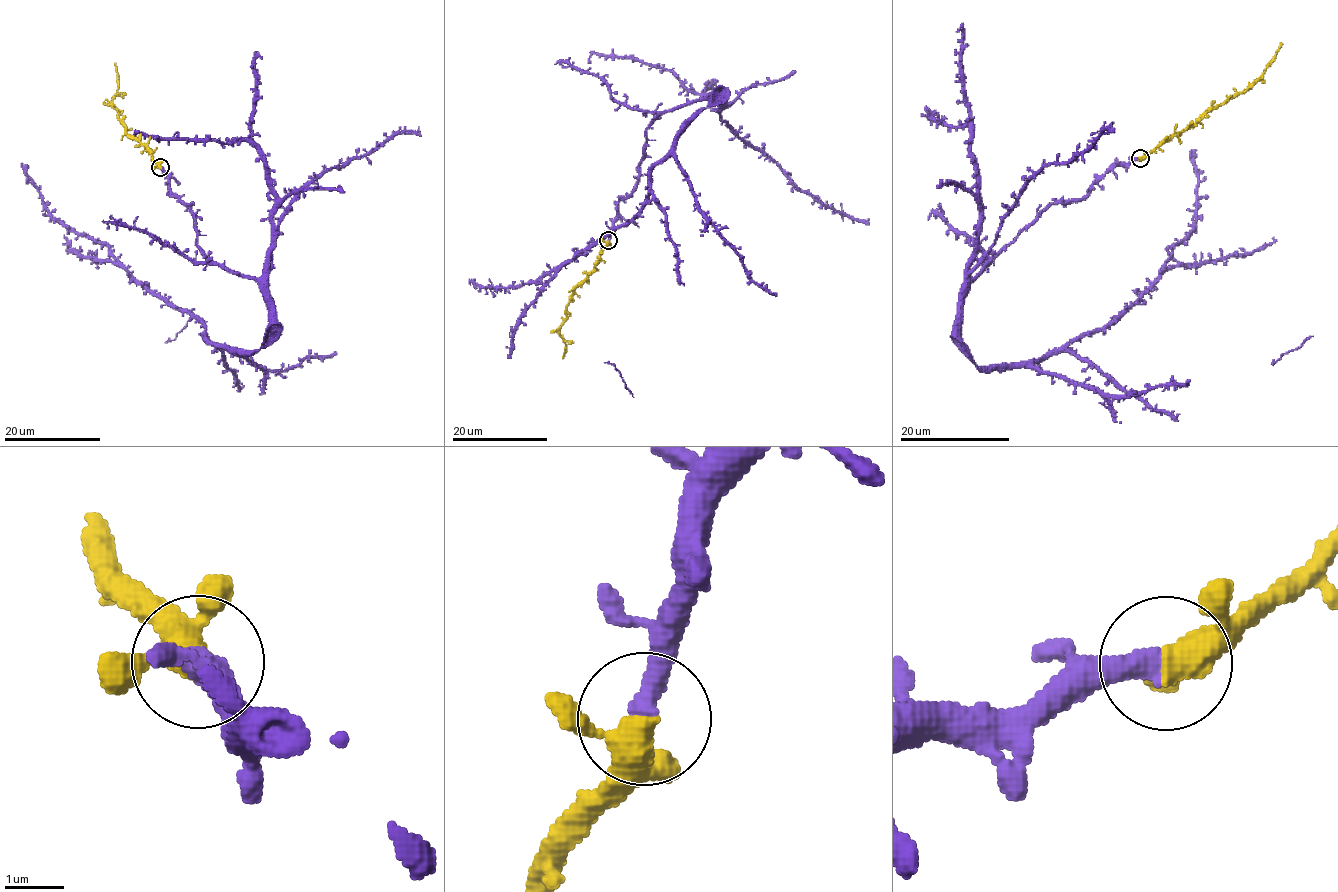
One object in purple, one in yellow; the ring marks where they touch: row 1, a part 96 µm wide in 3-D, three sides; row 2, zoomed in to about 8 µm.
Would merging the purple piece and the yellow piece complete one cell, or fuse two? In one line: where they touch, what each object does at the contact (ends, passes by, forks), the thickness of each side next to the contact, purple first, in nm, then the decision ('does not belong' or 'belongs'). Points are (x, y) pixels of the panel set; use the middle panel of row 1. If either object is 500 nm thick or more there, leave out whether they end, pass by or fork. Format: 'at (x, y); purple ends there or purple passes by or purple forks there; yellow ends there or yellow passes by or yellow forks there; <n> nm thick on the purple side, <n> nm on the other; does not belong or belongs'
at (608, 240); purple ends there; yellow forks there; 420 nm thick on the purple side, 320 nm on the other; belongs

